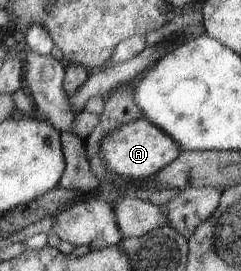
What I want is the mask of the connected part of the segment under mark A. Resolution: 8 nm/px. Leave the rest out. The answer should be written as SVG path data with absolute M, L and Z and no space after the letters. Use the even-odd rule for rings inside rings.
M141 118L127 125L118 127L110 133L101 146L100 157L107 168L112 169L119 178L129 180L149 180L165 166L173 163L180 156L180 146L169 135L147 119Z

